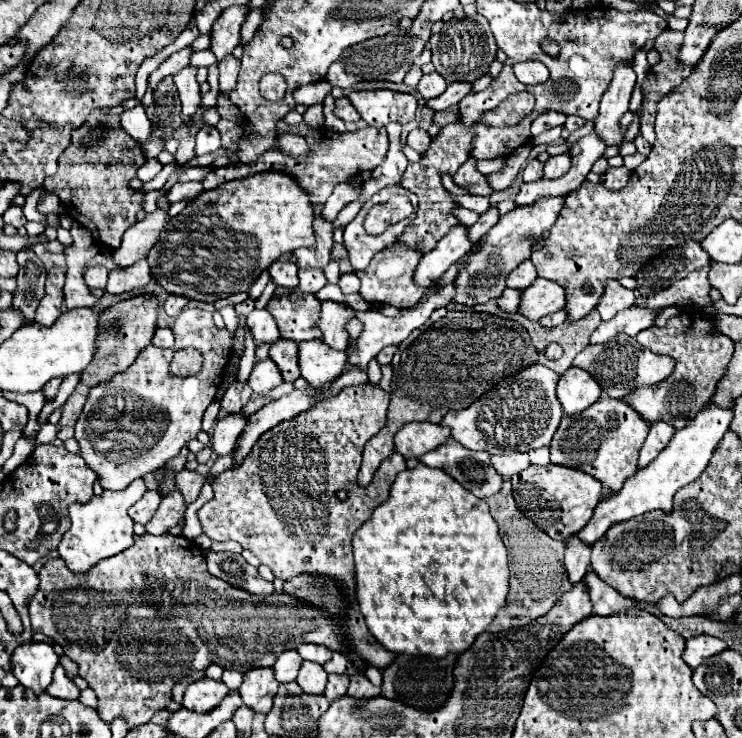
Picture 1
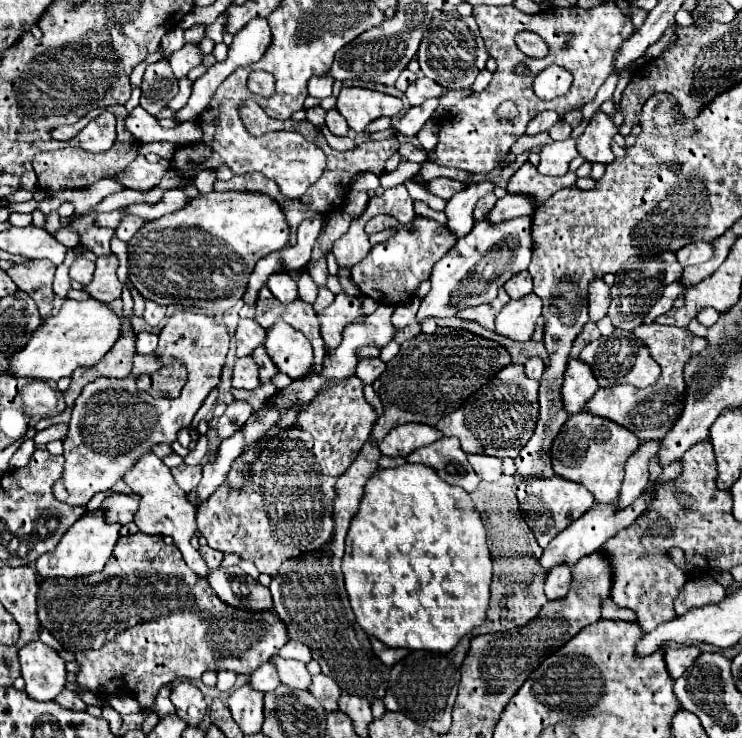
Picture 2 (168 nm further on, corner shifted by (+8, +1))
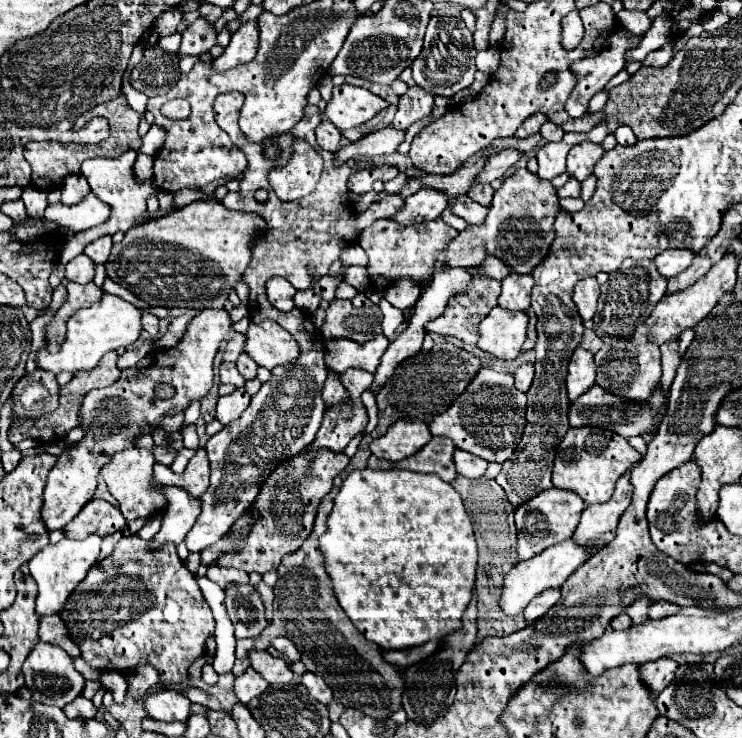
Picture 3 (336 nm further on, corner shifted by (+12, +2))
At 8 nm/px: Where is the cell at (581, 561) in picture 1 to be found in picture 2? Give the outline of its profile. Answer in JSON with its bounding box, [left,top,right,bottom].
[546,566,572,600]

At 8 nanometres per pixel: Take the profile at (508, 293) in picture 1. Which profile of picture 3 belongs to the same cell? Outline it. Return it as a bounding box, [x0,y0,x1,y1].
[424,277,500,343]

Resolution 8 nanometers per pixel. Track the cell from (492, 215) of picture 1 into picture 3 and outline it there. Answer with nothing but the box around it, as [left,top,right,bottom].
[468,181,494,205]

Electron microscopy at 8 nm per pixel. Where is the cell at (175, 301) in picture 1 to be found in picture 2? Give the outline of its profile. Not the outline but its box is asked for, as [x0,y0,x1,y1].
[144,300,166,326]

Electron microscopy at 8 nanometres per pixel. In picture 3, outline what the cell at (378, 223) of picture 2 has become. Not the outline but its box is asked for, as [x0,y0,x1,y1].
[358,217,458,289]

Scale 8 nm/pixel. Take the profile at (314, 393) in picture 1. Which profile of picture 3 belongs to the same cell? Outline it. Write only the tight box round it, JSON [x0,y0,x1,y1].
[148,486,200,549]

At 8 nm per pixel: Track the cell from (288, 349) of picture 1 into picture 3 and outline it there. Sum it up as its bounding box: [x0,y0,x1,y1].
[236,353,258,379]

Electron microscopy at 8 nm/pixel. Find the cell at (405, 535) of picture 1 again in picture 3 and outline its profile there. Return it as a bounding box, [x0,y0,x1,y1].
[320,469,478,649]

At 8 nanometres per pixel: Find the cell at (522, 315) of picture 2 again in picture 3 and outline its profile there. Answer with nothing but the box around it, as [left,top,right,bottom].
[478,307,528,361]

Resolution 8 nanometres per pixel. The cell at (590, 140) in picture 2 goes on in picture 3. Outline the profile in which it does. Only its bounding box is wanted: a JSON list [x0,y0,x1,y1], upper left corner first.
[566,143,604,181]

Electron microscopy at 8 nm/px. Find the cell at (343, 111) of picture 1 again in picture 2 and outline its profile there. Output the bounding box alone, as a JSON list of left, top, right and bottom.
[326,108,348,136]

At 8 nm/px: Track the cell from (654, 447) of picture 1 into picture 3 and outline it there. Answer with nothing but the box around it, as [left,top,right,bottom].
[572,471,632,555]

